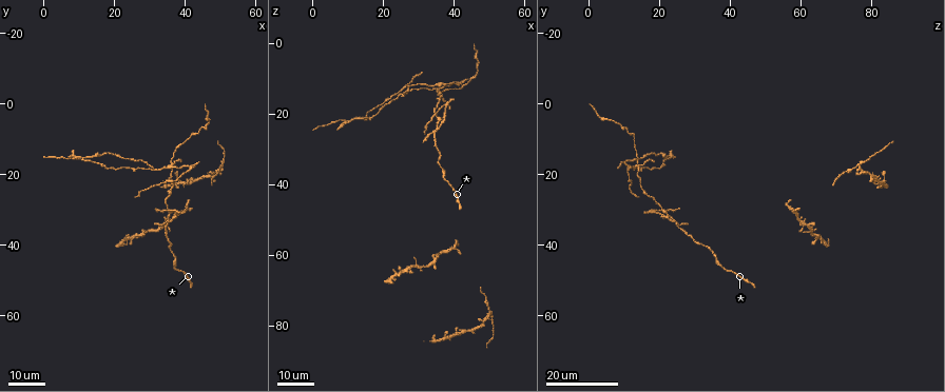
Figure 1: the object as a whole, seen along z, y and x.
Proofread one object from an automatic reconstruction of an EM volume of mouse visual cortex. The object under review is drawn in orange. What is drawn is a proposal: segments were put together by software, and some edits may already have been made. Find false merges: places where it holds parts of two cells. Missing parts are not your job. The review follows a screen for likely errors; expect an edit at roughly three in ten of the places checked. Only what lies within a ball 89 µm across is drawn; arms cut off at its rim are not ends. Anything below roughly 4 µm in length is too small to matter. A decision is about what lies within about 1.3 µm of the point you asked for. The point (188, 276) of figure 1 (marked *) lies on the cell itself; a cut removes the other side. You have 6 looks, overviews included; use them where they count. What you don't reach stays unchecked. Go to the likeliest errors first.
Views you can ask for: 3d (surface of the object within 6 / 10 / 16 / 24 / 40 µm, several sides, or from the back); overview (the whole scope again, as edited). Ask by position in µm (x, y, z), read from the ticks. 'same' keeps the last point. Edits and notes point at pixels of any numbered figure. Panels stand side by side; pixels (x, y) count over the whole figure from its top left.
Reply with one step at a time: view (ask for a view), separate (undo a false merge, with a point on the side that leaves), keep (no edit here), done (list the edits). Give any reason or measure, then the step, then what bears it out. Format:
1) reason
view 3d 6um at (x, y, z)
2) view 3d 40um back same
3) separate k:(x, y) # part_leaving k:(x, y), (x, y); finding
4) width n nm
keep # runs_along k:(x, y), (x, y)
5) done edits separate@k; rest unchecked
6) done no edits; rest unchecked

three arms meet
view 3d 16um at (50.5, 17.5, 76.0)

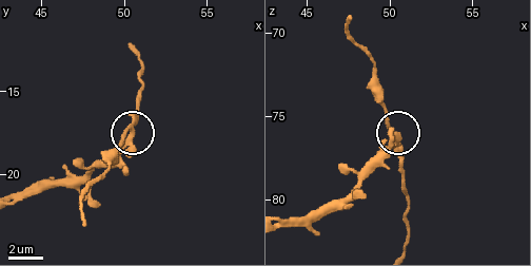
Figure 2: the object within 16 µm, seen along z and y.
view 3d 10um same

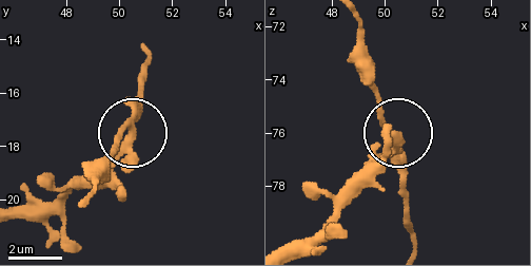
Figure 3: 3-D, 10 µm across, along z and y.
separate 3:(112, 149) # part_leaving 3:(133, 121), (137, 82), (151, 57); a second cell is stuck on

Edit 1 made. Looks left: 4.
thick turns thin
view 3d 24um at (34.5, 34.5, 63.0)

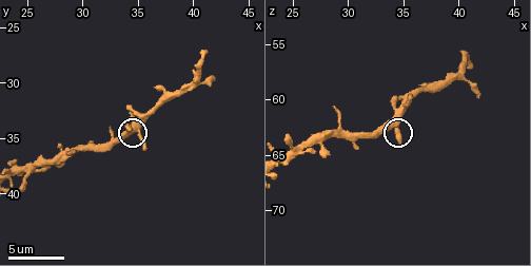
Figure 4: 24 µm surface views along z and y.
view 3d 10um same

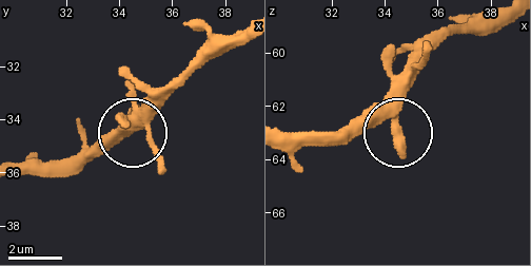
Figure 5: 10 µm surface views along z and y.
width 550 nm
keep # all the same cell

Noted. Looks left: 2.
sudden change in width
view 3d 24um at (45.0, 7.0, 10.0)

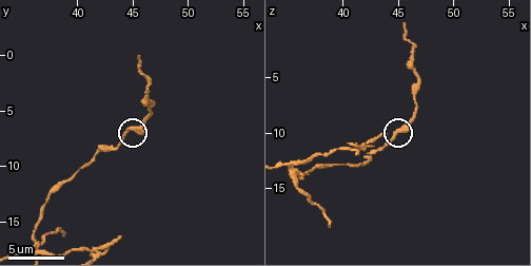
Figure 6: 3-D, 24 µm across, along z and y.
view 3d 6um at (44.6, 6.8, 10.6)

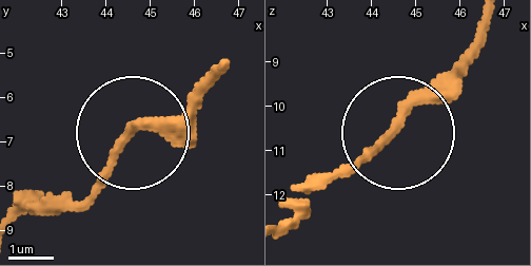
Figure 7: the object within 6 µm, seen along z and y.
width 210 nm
keep # runs_along 7:(282, 225), (384, 141), (483, 35); all the same cell

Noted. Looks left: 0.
done edits separate@3; rest unchecked

